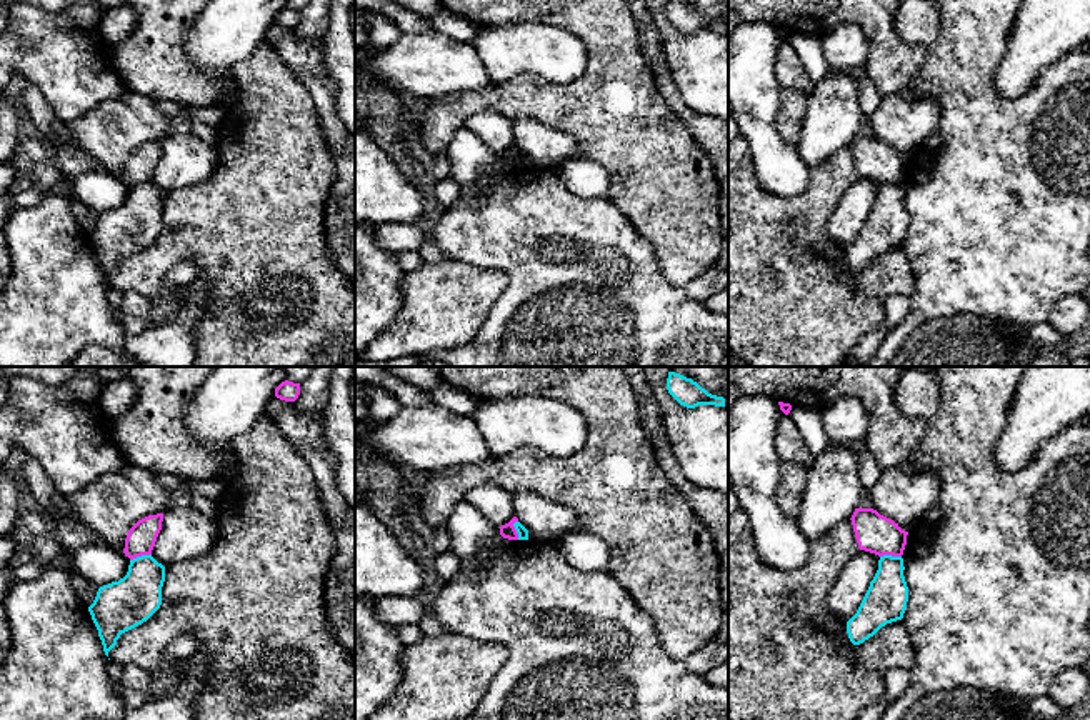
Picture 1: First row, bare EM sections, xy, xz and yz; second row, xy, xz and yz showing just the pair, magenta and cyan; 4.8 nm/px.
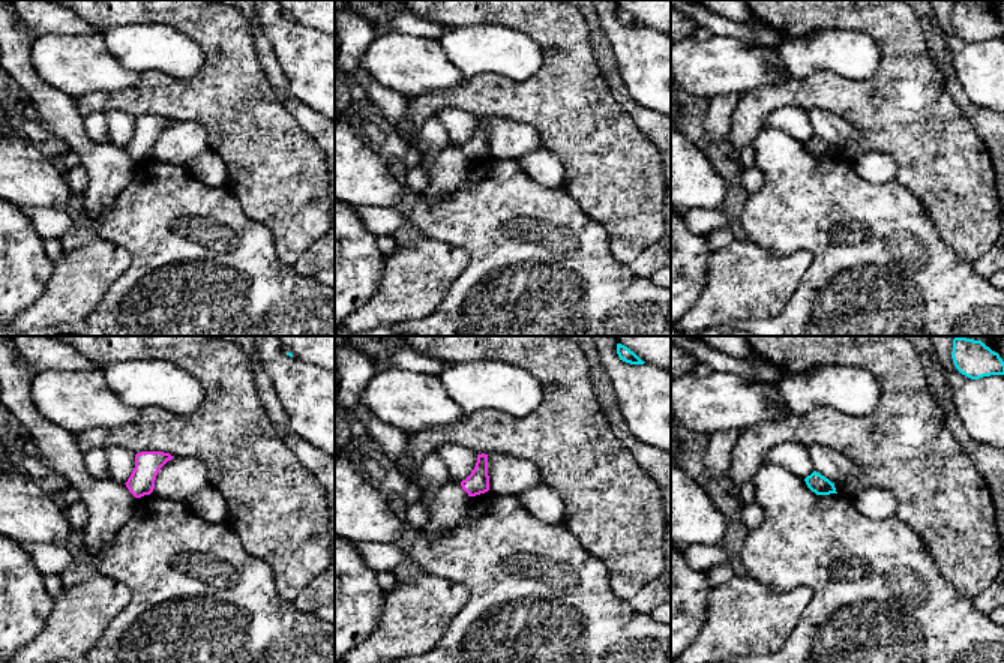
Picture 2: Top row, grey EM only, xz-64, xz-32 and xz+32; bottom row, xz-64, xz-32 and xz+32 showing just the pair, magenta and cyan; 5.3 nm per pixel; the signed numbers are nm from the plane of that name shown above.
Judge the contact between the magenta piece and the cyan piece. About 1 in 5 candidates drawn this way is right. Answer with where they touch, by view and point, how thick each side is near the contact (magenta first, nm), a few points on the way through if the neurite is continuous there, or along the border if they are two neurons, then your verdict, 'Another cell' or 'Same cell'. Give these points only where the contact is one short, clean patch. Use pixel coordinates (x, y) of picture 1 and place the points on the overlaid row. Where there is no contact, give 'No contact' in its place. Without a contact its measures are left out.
Touches magenta at xy (140, 555). Thickness 140 nm (magenta) against 240 nm. Boundary: xy (150, 554), (142, 554), (130, 560). Another cell

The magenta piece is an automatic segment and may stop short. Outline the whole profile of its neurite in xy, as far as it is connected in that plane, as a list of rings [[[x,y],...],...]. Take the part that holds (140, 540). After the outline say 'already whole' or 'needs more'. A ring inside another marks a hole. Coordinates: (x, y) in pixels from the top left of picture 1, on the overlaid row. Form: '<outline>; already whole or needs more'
[[[163,513],[148,515],[138,520],[125,538],[123,553],[133,560],[142,555],[152,555],[157,537],[162,530]]]; already whole

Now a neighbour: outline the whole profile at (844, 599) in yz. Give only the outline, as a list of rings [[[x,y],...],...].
[[[858,550],[845,565],[827,597],[827,607],[833,615],[850,620],[857,613],[878,570],[878,560],[878,555]]]

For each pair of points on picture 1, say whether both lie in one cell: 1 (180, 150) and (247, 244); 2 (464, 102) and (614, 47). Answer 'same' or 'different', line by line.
1: different
2: same

